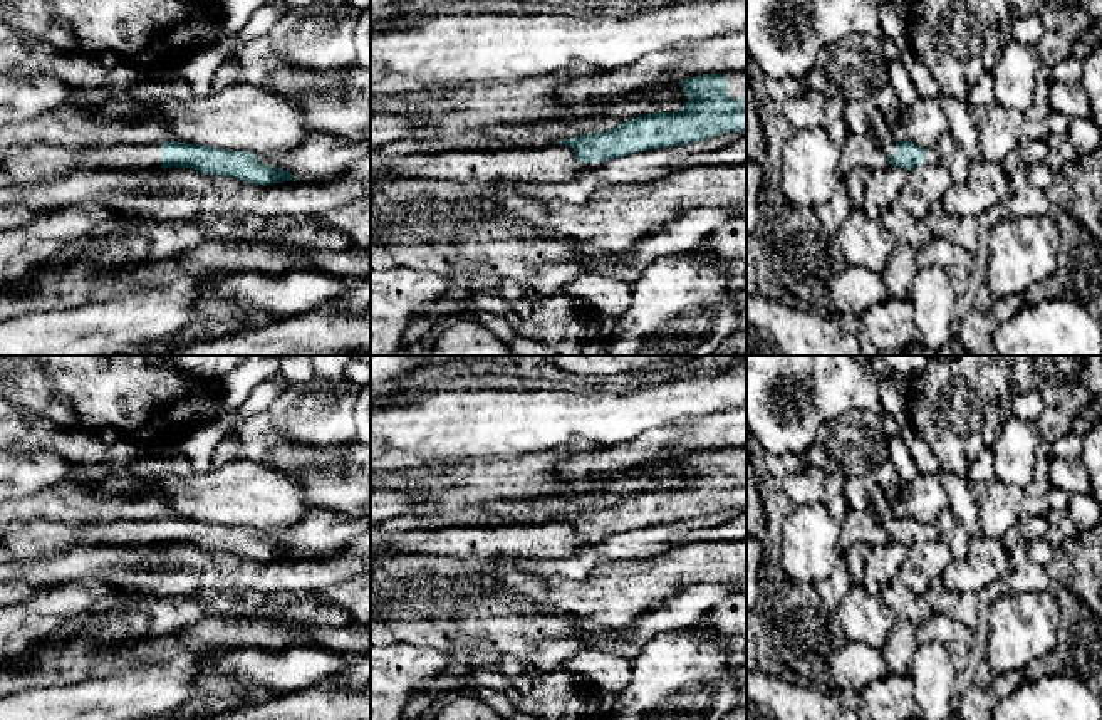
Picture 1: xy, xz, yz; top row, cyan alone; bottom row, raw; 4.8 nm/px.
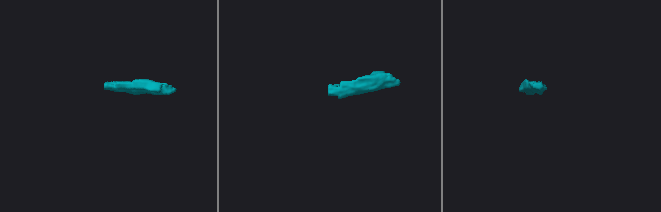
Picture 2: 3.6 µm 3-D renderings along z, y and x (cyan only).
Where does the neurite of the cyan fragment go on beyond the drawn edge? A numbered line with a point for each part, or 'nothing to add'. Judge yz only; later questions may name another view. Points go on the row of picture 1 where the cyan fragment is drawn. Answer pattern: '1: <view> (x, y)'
1: yz (931, 155)

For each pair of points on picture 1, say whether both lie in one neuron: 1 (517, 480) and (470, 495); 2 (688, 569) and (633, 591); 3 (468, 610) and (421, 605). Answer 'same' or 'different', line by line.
1: same
2: same
3: same

